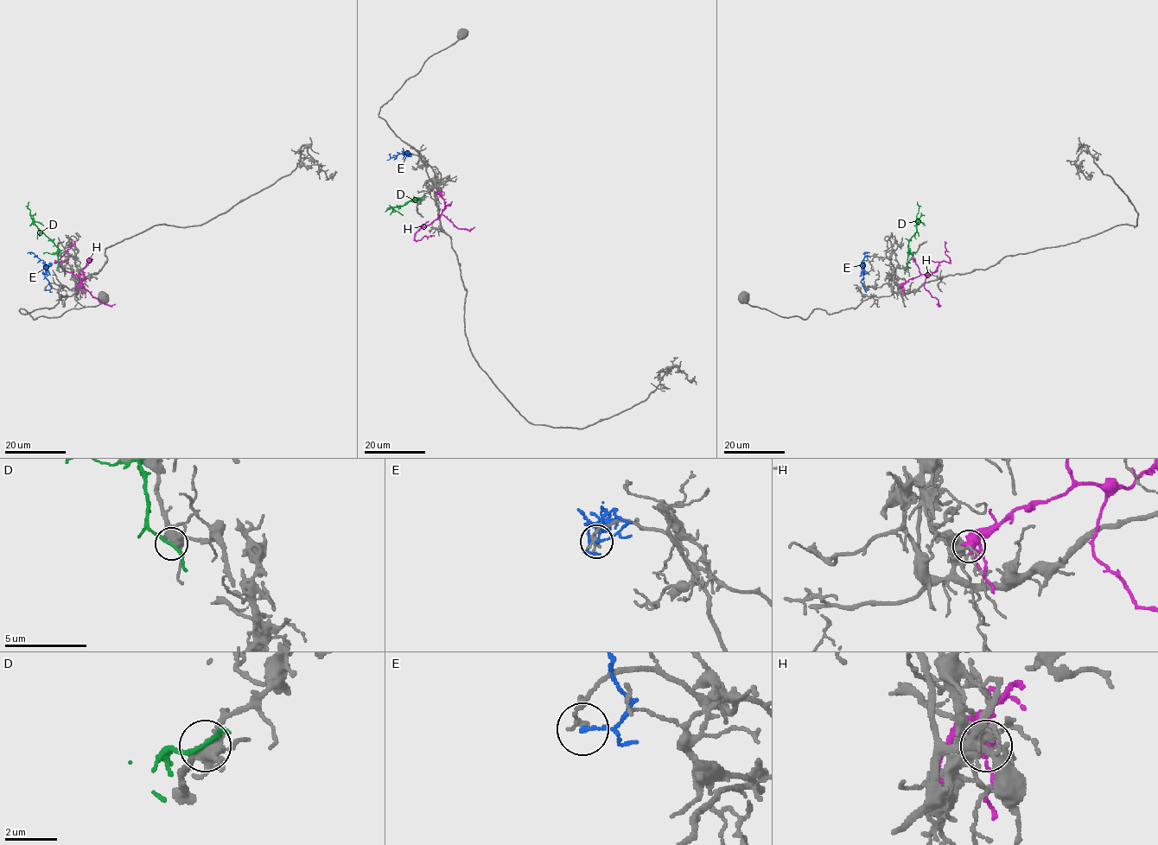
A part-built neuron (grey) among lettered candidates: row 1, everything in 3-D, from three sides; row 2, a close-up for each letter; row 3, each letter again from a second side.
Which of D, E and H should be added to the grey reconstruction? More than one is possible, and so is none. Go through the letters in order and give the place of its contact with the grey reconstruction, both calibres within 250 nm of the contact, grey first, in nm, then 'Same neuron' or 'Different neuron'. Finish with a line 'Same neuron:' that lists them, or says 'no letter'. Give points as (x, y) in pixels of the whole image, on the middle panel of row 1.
D: Touches grey at (423, 197). Thickness 440 nm (grey) against 160 nm. Different neuron
E: Touches grey at (405, 157). Thickness 150 nm (grey) against 140 nm. Same neuron
H: Touches grey at (441, 191). Thickness 360 nm (grey) against 460 nm. Different neuron
Same neuron: E

